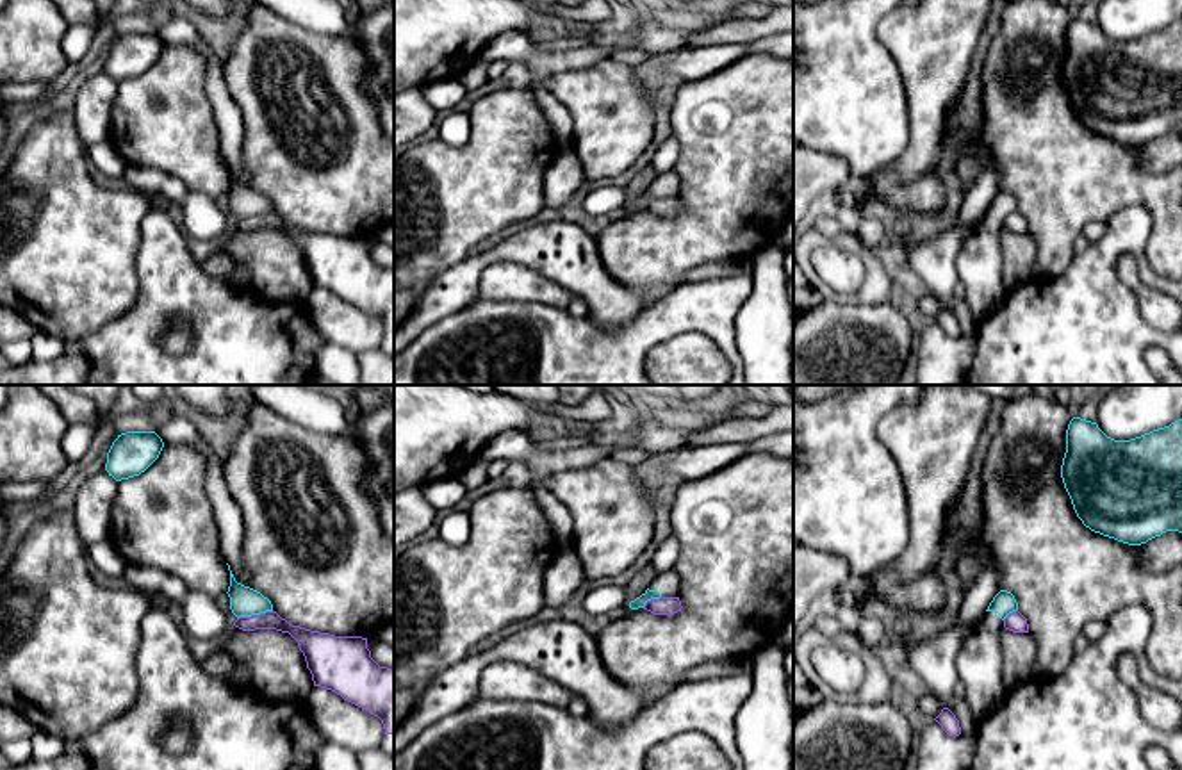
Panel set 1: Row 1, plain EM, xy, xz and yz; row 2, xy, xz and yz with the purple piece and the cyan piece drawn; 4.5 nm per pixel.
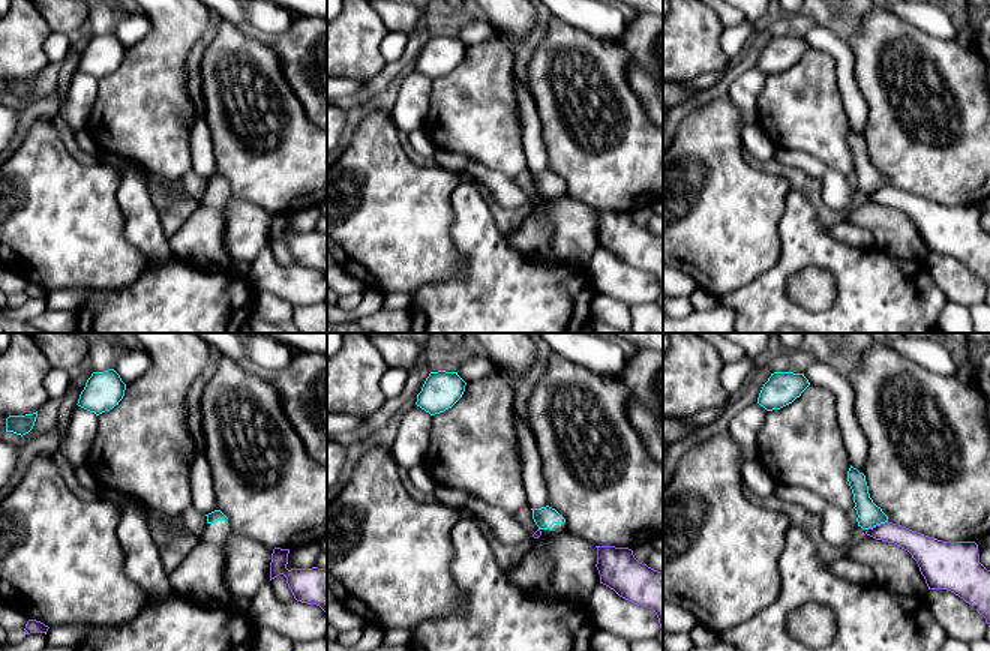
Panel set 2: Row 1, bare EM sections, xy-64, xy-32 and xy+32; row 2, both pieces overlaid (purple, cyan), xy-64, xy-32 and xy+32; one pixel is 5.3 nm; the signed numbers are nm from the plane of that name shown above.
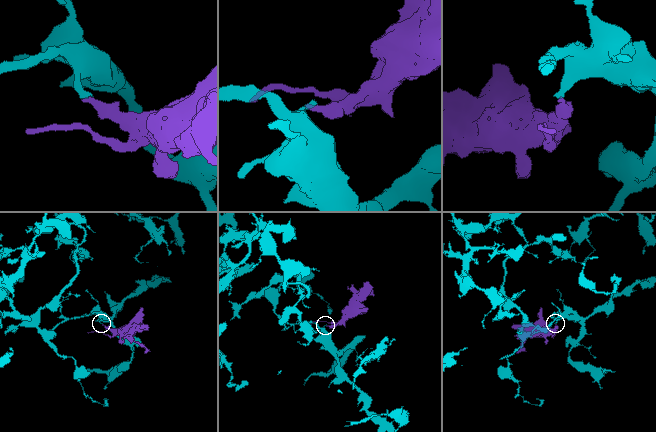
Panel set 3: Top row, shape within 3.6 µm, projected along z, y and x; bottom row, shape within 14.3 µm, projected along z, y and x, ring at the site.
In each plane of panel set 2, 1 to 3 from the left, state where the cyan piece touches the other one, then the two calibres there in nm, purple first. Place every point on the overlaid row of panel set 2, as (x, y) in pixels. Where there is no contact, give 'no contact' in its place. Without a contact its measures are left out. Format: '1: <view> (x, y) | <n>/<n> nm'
1: no contact
2: no contact
3: xy+32 (876, 525) | 130/130 nm

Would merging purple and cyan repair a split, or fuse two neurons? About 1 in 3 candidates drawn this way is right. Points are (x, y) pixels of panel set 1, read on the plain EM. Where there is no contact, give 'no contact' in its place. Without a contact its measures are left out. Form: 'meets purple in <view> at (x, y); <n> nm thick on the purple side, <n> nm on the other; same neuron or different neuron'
meets purple in xy at (254, 216); 80 nm thick on the purple side, 140 nm on the other; different neuron

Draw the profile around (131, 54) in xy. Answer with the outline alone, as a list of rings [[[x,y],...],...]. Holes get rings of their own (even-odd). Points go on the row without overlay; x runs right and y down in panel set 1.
[[[127,32],[118,36],[107,53],[105,71],[116,82],[144,73],[160,55],[162,39],[155,32]]]

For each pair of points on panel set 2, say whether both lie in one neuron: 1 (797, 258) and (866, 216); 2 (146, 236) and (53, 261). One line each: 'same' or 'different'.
1: different
2: different

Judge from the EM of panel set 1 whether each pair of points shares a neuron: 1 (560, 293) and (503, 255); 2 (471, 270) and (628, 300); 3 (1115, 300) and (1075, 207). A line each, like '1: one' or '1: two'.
1: two
2: one
3: two

